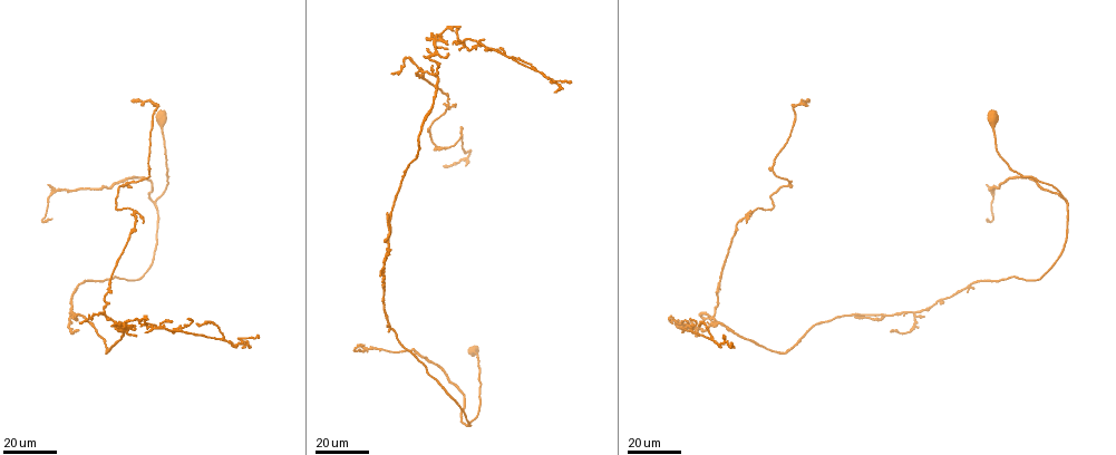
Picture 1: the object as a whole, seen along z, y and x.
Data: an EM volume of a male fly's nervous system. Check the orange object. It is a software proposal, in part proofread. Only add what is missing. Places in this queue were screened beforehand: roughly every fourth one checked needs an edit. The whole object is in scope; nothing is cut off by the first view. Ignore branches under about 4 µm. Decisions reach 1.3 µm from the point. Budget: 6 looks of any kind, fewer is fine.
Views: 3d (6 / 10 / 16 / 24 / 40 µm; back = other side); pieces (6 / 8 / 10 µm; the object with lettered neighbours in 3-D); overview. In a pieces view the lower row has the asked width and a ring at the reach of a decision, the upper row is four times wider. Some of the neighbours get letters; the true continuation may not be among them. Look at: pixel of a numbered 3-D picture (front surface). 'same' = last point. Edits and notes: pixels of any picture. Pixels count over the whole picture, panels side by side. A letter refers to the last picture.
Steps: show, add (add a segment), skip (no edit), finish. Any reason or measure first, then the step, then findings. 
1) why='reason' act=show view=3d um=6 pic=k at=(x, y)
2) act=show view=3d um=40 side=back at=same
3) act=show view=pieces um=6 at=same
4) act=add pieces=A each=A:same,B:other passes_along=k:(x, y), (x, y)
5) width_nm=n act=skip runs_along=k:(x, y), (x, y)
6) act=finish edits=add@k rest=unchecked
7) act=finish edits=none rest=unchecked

why='free end' act=show view=3d um=24 pic=1 at=(389, 329)

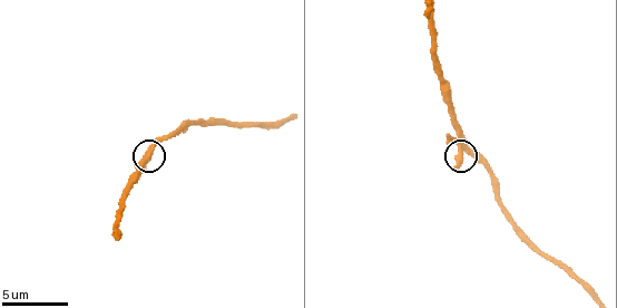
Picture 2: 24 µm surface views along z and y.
act=show view=pieces um=6 pic=2 at=(456, 168)

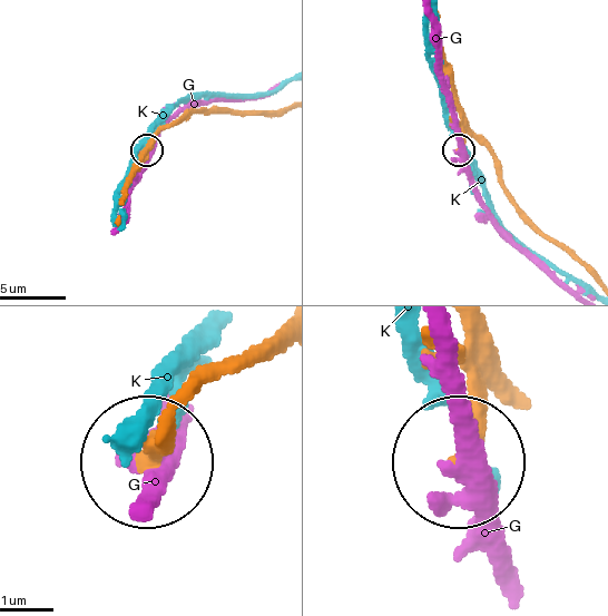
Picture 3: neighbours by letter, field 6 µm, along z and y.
act=skip each=G:other,K:other runs_along=3:(595, 277), (522, 211), (500, 164), (472, 134), (460, 149) found='none of them fits'

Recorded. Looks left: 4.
act=show view=3d um=24 pic=1 at=(986, 220)

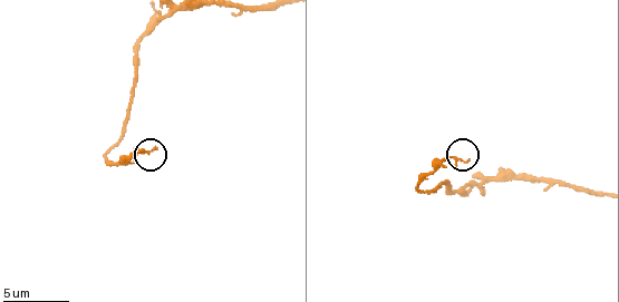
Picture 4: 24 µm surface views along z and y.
act=show view=pieces um=8 pic=4 at=(156, 149)

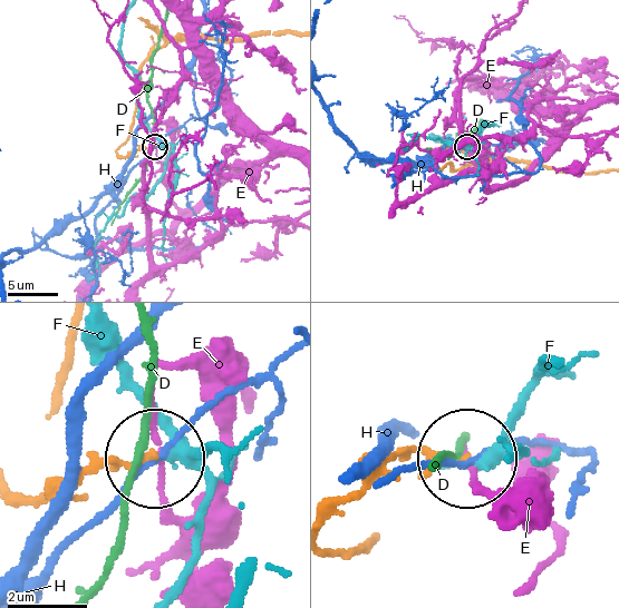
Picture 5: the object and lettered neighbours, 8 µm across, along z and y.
width_nm=70 act=skip each=D:other,E:other,F:other,H:other runs_along=5:(331, 521), (400, 454), (467, 461) found='none of them fits'

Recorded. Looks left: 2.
why='free end' act=show view=3d um=16 pic=1 at=(50, 183)

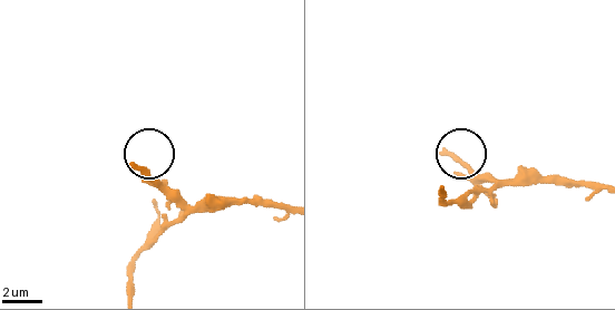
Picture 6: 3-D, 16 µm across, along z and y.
why='see the neighbours' act=show view=pieces um=8 pic=6 at=(443, 150)

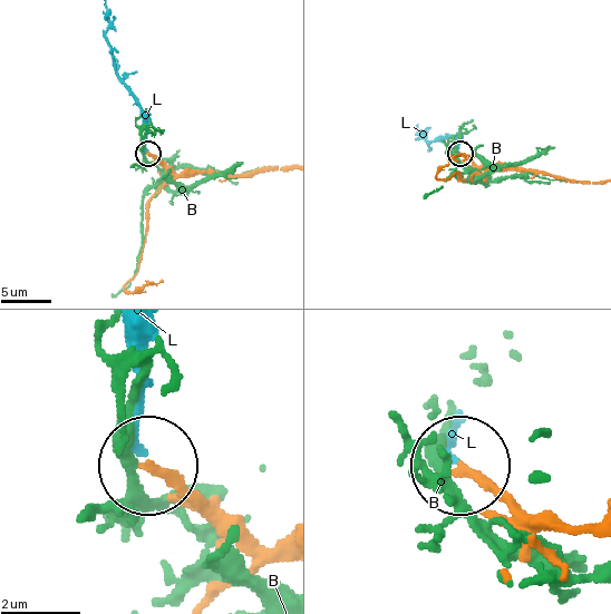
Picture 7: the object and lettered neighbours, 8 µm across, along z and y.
act=add pieces=L each=B:other,L:same passes_along=7:(175, 175), (147, 150), (137, 98), (116, 68), (107, 16) found='the neuron continues'

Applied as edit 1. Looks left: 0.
act=finish edits=add@7 rest=unchecked

